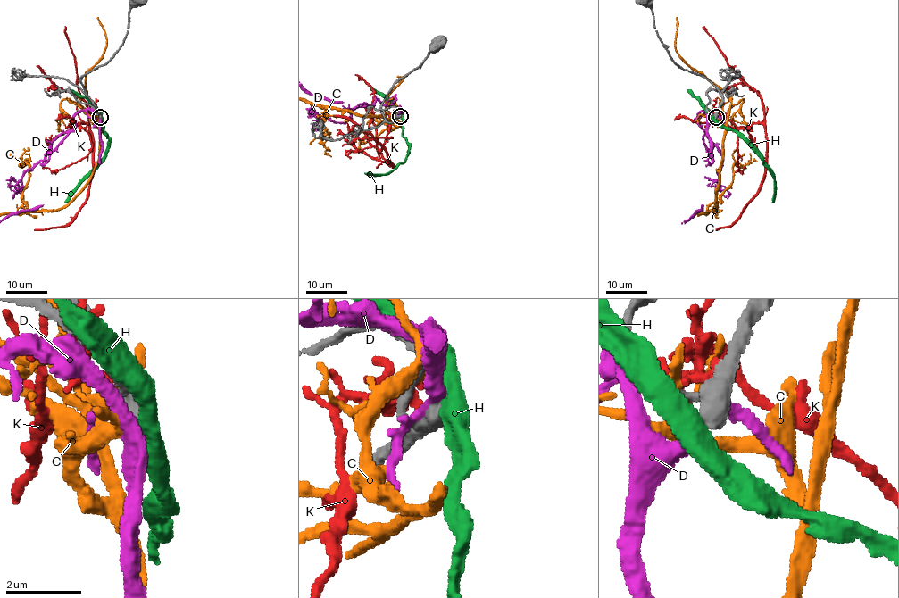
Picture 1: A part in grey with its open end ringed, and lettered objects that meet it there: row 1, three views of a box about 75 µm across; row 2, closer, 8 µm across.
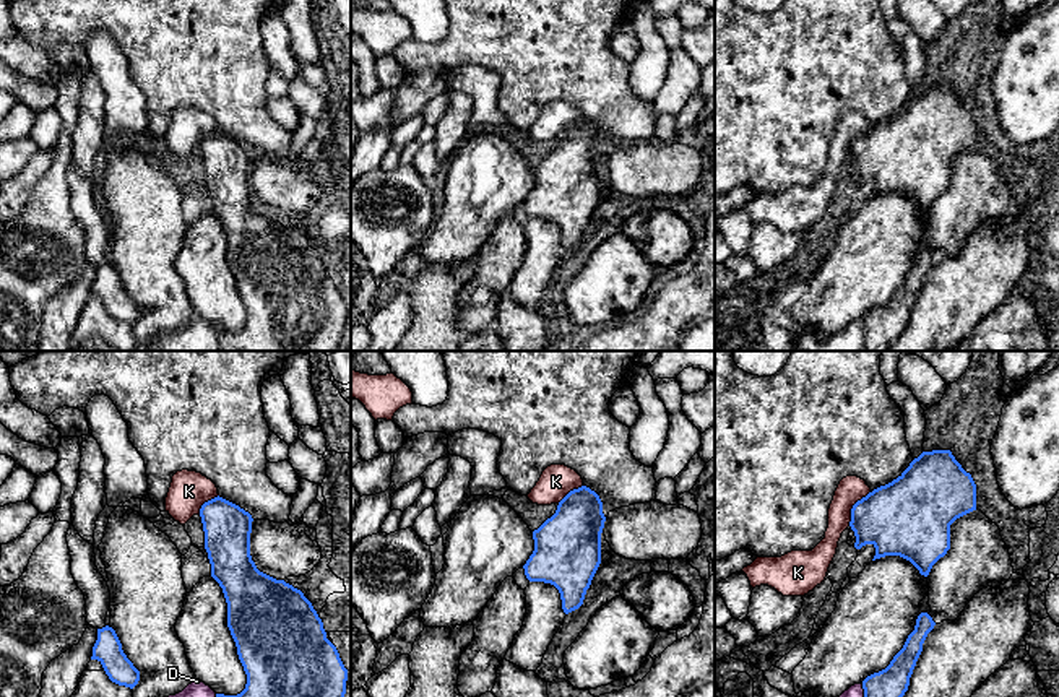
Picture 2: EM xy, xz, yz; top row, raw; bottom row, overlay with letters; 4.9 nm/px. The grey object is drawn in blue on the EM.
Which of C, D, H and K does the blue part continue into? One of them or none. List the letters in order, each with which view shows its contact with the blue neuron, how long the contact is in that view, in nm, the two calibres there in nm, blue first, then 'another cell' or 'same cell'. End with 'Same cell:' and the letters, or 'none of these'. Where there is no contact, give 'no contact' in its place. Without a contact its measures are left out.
C: no contact | another cell
D: yz | 160 nm | 190/190 nm | another cell
H: no contact | another cell
K: yz | 220 nm | 360/130 nm | another cell
Same cell: none of these

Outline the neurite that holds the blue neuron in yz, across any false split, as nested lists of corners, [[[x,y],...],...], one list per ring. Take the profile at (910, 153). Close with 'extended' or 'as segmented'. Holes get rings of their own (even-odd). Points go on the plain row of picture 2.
[[[950,86],[923,88],[892,119],[851,145],[854,184],[875,184],[872,197],[900,192],[927,213],[950,185],[950,161],[976,146],[976,120]]] | as segmented

